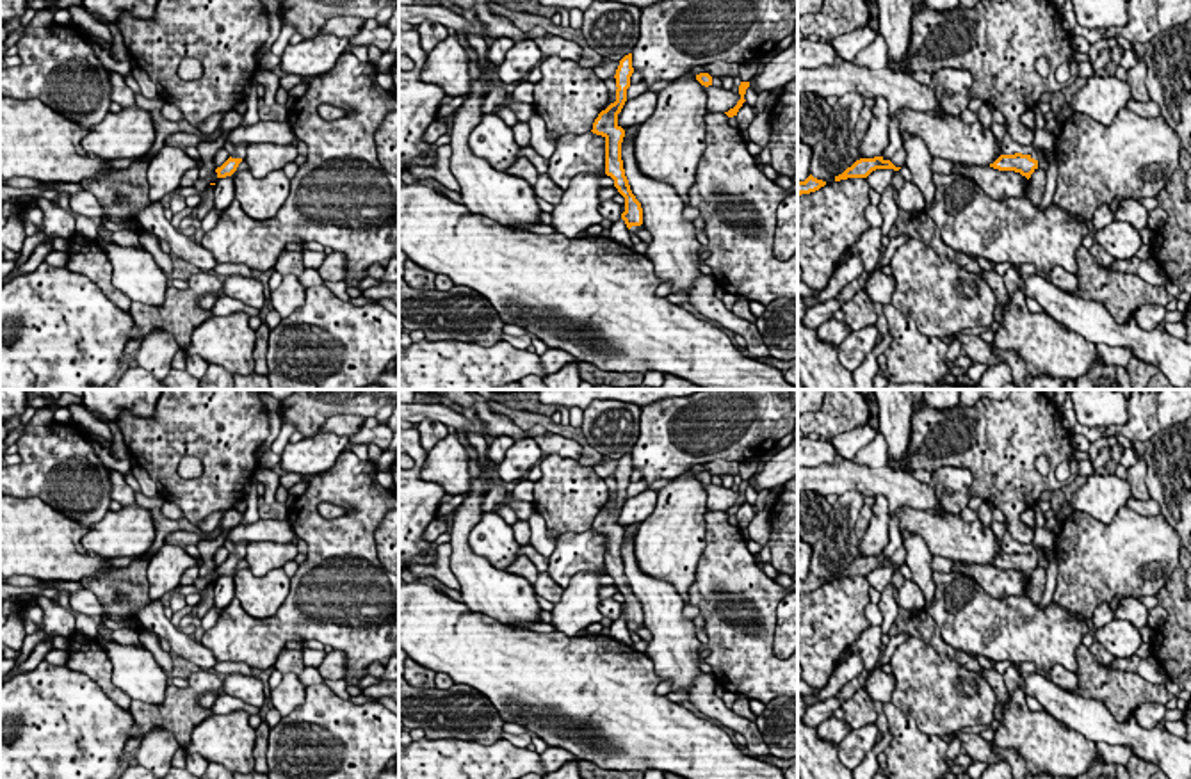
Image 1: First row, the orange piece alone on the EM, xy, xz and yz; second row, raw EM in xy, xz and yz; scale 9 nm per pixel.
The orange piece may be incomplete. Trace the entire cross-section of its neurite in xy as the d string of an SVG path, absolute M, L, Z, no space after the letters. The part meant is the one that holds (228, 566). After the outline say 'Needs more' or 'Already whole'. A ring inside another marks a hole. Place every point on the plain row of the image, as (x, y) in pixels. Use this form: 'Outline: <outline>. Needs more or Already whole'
Outline: M249 541L235 542L235 548L230 557L215 567L217 576L231 574L237 569L239 562L246 557L247 542Z. Needs more

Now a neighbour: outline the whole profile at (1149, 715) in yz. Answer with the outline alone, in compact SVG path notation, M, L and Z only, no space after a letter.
M1146 703L1141 704L1136 711L1134 717L1138 724L1145 729L1155 727L1159 722L1164 720L1166 706L1164 704L1154 704Z

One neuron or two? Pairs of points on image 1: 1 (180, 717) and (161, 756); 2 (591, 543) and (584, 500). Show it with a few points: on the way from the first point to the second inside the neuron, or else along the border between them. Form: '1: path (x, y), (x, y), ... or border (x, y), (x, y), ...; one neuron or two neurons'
1: border (143, 735), (166, 728), (182, 747); two neurons
2: border (590, 529), (561, 534); two neurons

